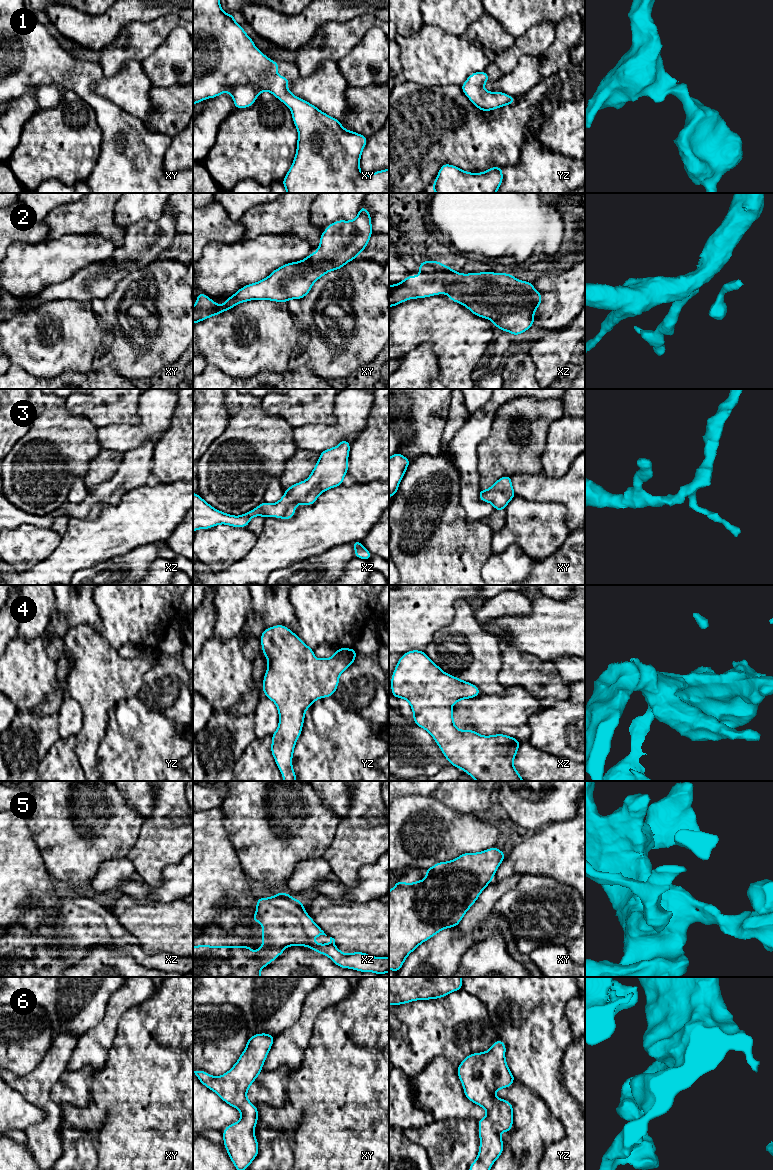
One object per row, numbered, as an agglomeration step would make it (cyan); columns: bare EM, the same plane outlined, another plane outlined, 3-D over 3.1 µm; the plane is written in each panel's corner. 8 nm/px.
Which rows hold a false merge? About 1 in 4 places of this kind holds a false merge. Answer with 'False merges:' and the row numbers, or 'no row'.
False merges: no row

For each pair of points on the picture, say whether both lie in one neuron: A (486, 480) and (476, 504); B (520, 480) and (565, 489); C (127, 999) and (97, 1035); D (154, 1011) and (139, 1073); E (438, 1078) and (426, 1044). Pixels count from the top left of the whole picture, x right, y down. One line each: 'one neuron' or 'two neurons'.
A: two neurons
B: one neuron
C: one neuron
D: one neuron
E: two neurons

